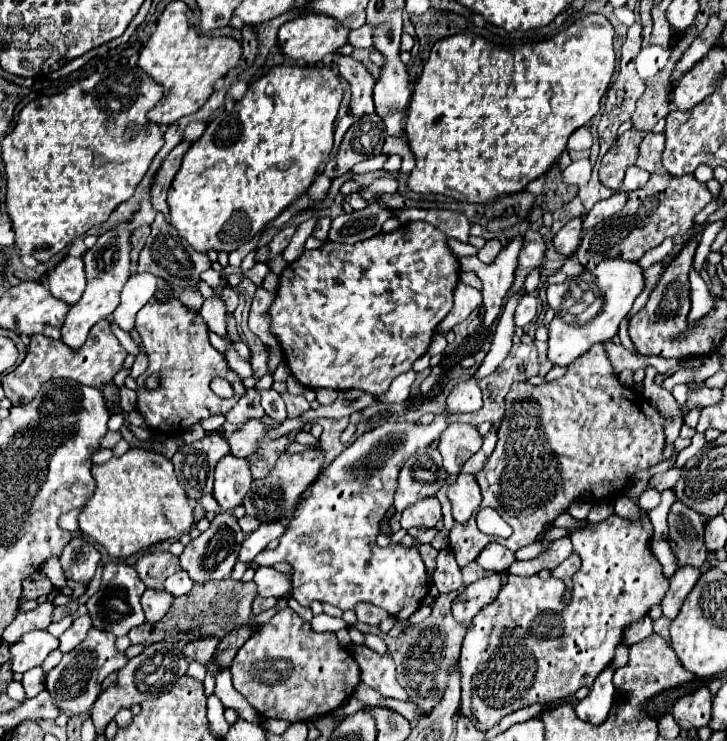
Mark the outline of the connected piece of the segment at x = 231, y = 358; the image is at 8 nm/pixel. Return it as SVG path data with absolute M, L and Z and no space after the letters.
M230 344L228 350L224 352L224 358L226 358L228 368L230 368L232 372L236 372L240 378L248 378L248 376L252 376L252 366L250 366L250 362L244 360L244 358L240 358L240 356L236 354L236 350L232 348L232 344Z

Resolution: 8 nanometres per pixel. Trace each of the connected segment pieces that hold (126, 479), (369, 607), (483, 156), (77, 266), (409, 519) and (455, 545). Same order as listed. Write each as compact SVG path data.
M130 448L126 454L94 466L92 476L96 480L96 488L88 504L82 508L78 522L80 530L96 544L104 546L110 556L130 558L156 542L190 532L192 506L184 496L168 458Z
M358 604L354 612L356 618L368 626L378 626L384 618L388 618L388 614L382 608L376 608L374 604Z
M600 14L578 20L550 40L520 48L498 48L476 34L438 40L406 110L404 130L416 156L416 166L406 186L418 194L444 194L470 204L490 204L502 194L524 190L528 182L546 174L560 158L568 136L600 110L600 98L614 74L612 42L614 28Z
M66 256L46 278L48 290L54 298L66 302L68 306L76 304L86 288L86 276L84 276L84 262L82 258Z
M424 498L424 500L418 500L416 504L408 506L402 512L402 528L406 528L406 530L412 526L434 528L440 518L442 518L440 502L436 498Z
M474 516L466 524L454 524L450 530L450 536L448 536L450 550L454 552L460 568L474 562L478 558L478 554L482 552L482 548L488 544L488 536L484 536L484 540L466 540L466 532L468 534L478 532L478 528L474 526Z

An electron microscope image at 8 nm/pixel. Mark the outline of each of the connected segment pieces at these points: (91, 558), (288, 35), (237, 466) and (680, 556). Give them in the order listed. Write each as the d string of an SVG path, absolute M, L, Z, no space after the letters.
M72 538L64 546L64 552L60 554L60 564L66 580L84 586L94 578L98 562L100 562L100 552L82 538Z
M308 14L308 16L300 16L300 18L290 20L284 26L280 26L280 30L278 30L278 48L296 66L308 66L308 64L320 62L326 54L332 54L340 46L344 46L348 42L348 32L350 32L348 28L344 28L342 24L336 24L336 20L332 20L330 16Z
M224 456L216 466L216 480L212 496L220 504L222 510L232 512L242 504L248 488L252 484L252 476L248 472L248 462L236 456Z
M674 502L668 514L670 534L668 542L676 556L678 568L694 566L702 568L706 562L706 544L704 544L704 520L698 512L684 508L684 504Z

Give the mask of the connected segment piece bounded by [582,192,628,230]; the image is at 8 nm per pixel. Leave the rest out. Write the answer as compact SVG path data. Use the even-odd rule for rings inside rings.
M614 192L610 198L596 202L594 208L584 216L584 224L582 224L584 230L588 230L588 228L596 226L598 222L602 222L604 218L620 212L624 208L624 204L626 204L626 198L628 198L626 192Z

